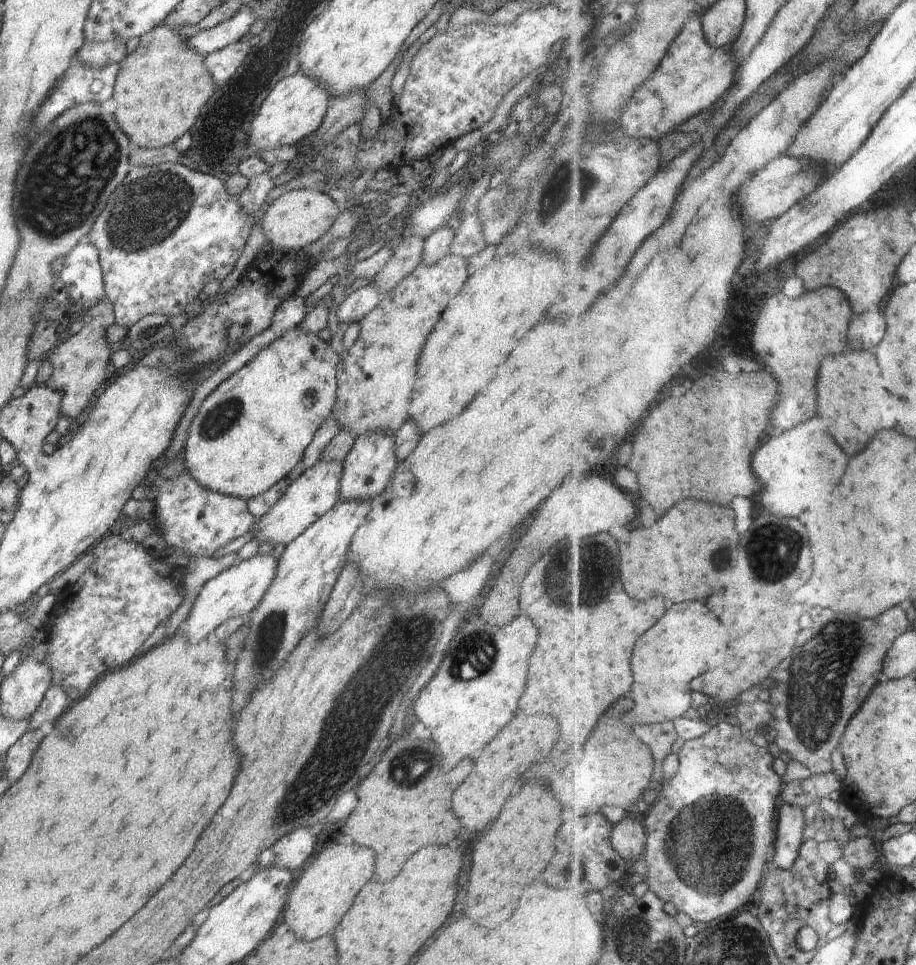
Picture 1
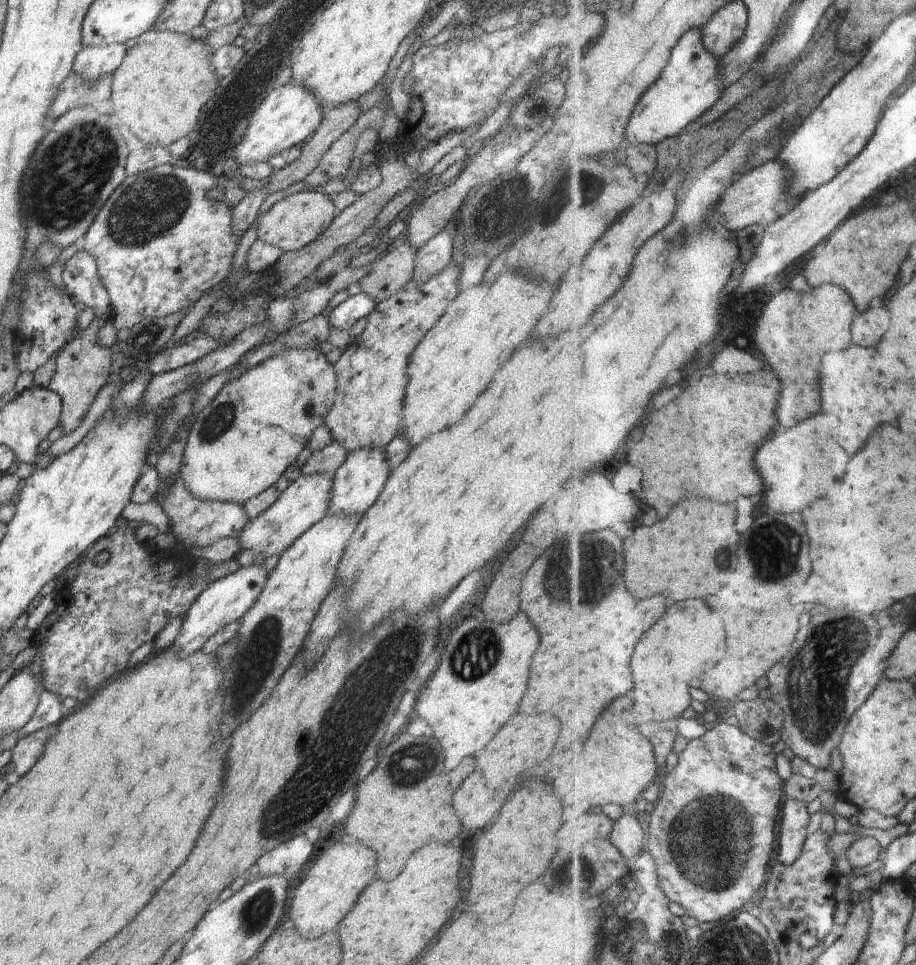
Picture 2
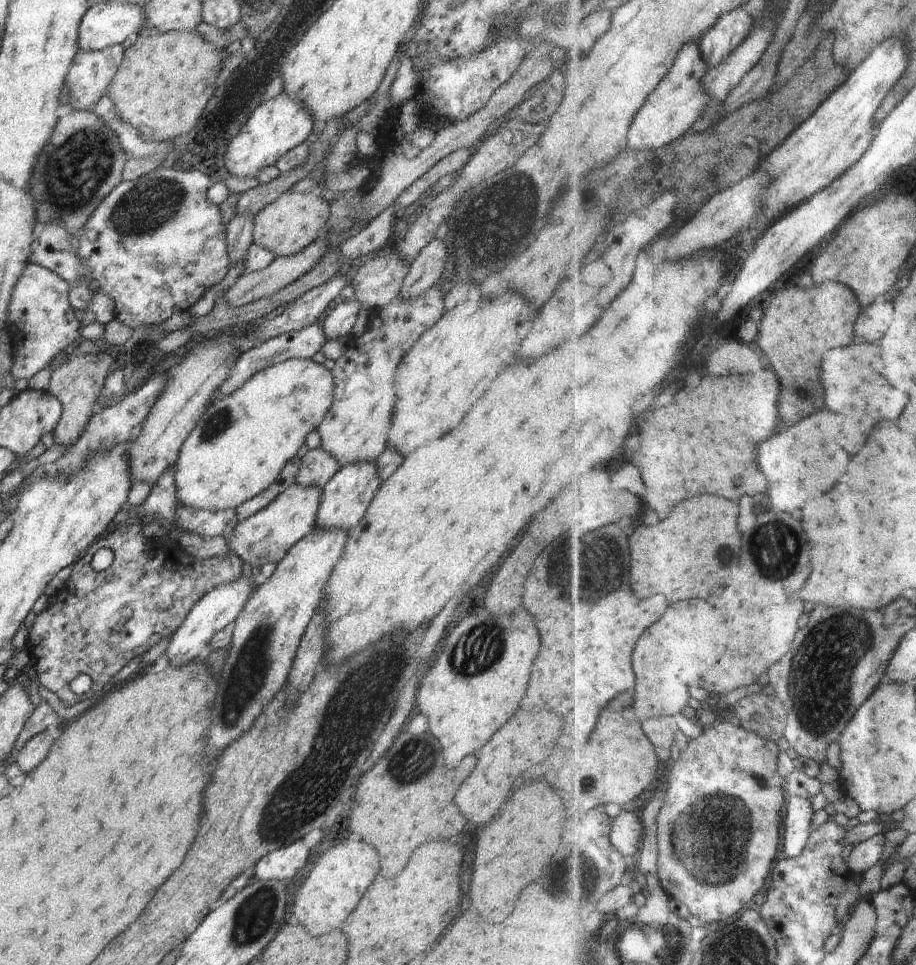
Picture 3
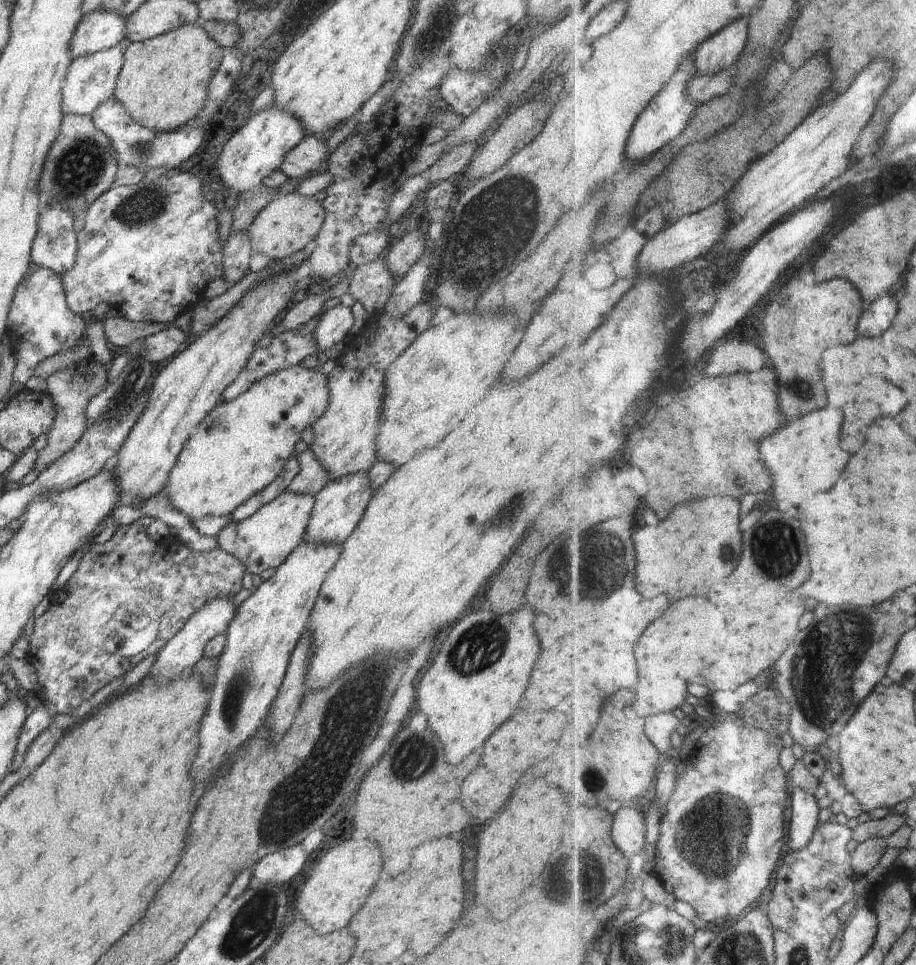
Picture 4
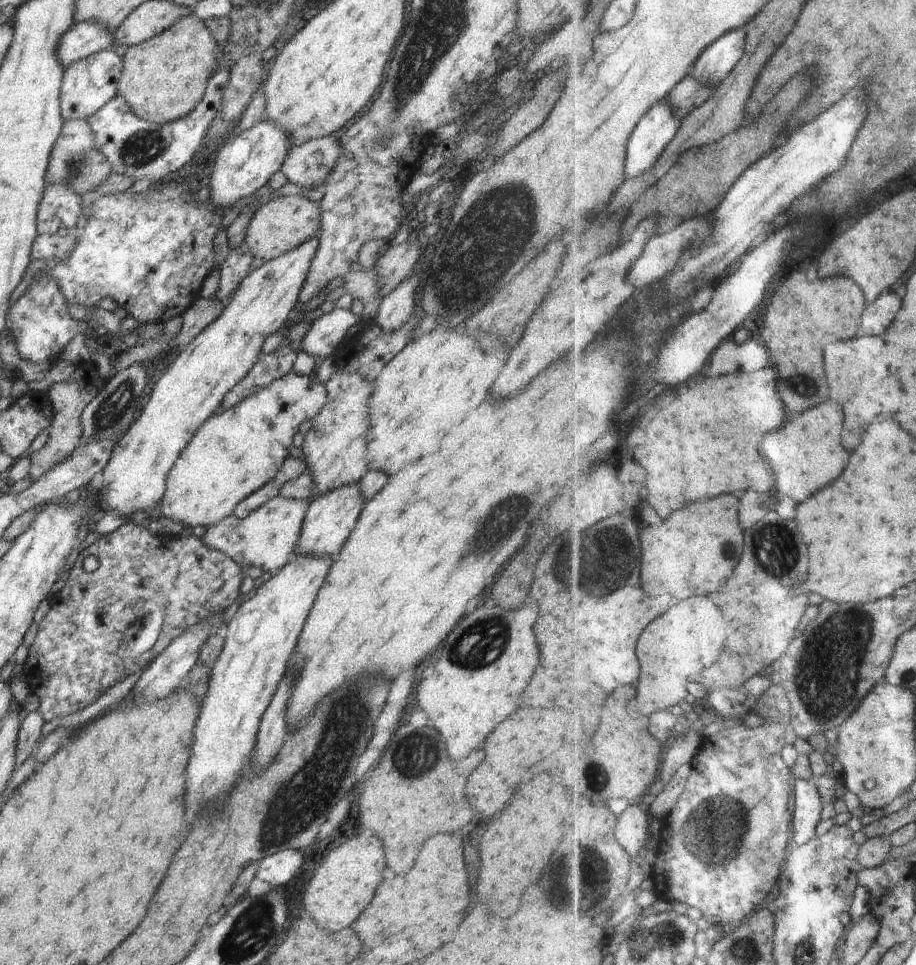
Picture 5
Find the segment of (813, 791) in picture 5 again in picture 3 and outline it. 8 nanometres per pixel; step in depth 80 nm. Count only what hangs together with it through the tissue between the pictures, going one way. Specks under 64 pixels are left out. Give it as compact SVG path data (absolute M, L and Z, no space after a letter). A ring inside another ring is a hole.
M794 796L790 800L790 814L788 814L788 826L786 826L786 842L784 850L786 856L798 858L808 846L808 840L812 836L812 824L814 824L814 806L810 798Z

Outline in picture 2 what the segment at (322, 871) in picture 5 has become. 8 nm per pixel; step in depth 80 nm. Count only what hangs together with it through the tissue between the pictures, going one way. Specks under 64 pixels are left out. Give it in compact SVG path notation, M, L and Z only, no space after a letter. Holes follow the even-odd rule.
M354 842L354 844L334 844L318 856L301 873L302 880L290 900L290 911L286 918L294 922L301 937L315 939L326 932L332 932L342 922L342 918L354 908L360 892L374 880L376 874L376 854Z

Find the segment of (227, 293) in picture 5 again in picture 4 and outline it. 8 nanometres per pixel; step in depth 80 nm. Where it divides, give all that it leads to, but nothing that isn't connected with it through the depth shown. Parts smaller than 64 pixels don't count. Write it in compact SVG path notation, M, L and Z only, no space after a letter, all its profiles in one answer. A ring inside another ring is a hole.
M247 231L244 233L232 233L224 242L223 277L227 281L228 287L237 283L246 273L249 272L248 264L253 255Z

